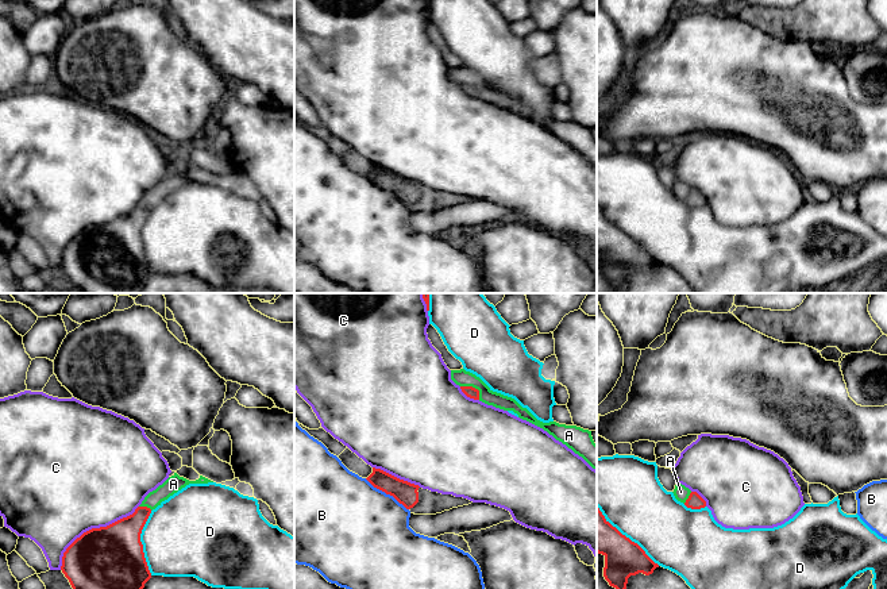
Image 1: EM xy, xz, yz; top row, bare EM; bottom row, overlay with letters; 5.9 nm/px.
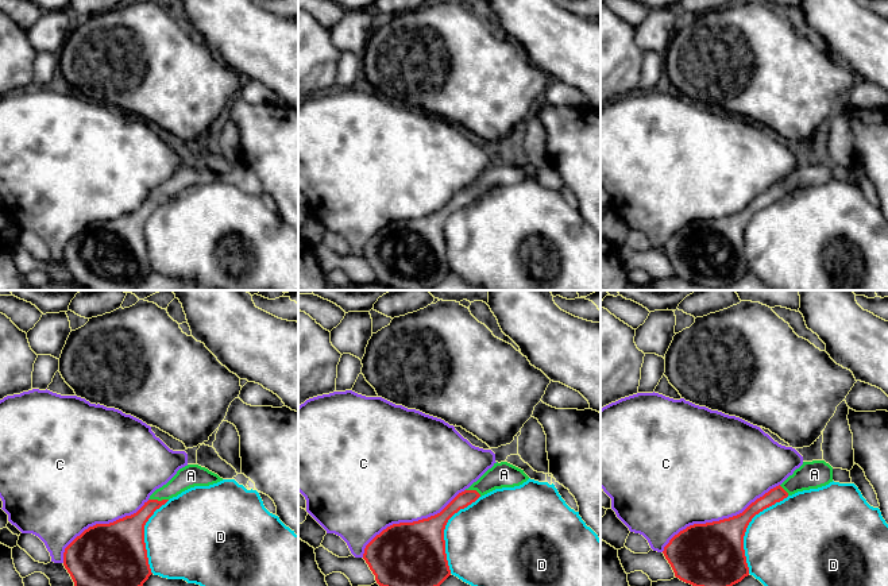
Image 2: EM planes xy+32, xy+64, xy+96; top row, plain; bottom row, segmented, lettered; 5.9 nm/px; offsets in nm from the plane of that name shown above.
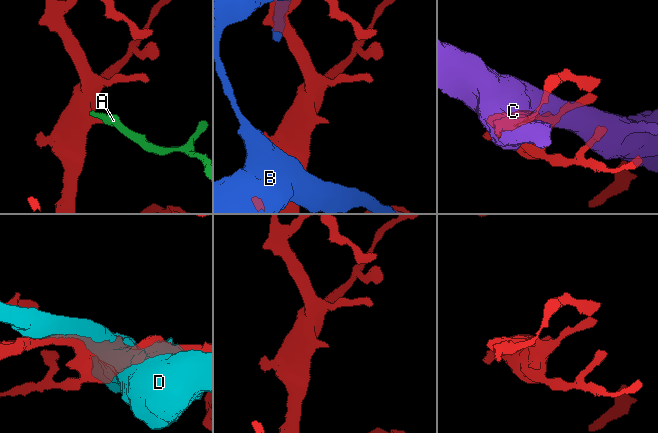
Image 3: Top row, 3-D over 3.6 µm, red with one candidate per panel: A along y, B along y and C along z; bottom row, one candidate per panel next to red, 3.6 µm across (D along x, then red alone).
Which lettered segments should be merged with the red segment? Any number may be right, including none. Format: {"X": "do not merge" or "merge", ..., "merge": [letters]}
{"A": "merge", "B": "do not merge", "C": "do not merge", "D": "do not merge", "merge": ["A"]}

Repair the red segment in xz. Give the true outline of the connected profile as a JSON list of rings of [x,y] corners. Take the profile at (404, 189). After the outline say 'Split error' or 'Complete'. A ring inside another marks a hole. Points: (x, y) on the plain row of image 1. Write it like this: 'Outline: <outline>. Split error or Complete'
Outline: [[[373,165],[373,170],[366,176],[374,185],[393,193],[406,207],[419,200],[419,182],[400,177],[381,166]]]. Complete

